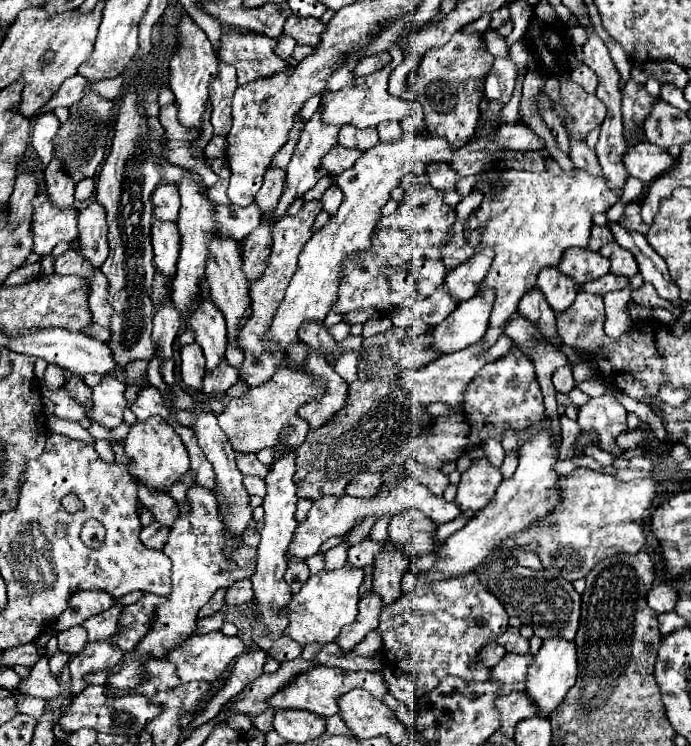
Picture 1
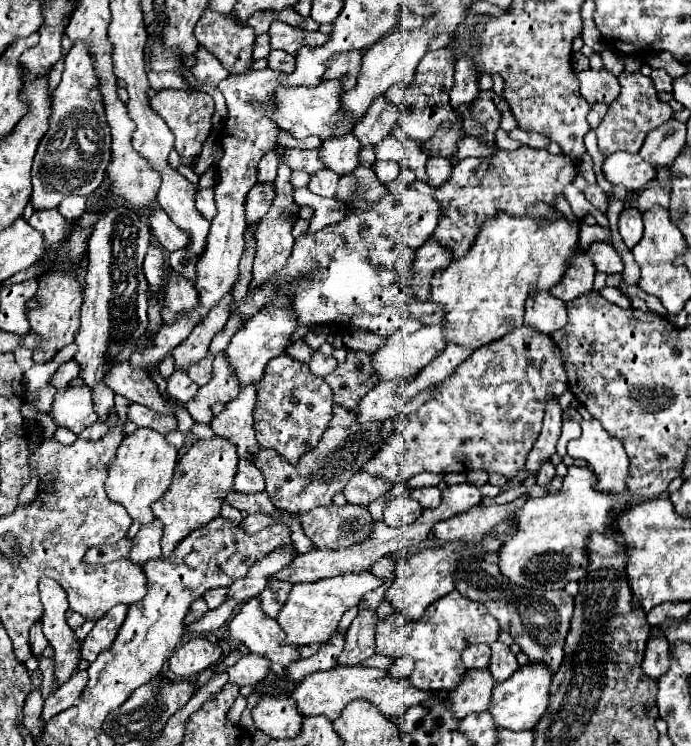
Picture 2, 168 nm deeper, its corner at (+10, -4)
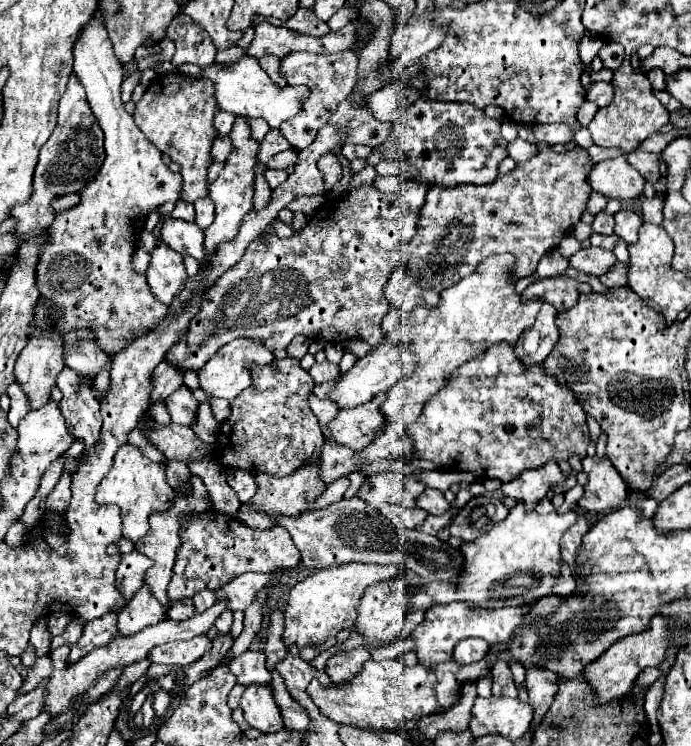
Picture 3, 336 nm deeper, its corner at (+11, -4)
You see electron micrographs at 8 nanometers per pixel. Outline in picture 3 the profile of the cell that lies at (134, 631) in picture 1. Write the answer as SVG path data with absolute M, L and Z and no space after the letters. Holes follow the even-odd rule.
M108 613L108 615L100 617L100 619L88 621L84 625L84 631L82 631L82 637L78 639L78 643L74 643L70 647L68 663L78 661L80 657L88 655L92 649L98 649L98 647L108 645L118 635L116 621L118 621L118 615L116 613Z

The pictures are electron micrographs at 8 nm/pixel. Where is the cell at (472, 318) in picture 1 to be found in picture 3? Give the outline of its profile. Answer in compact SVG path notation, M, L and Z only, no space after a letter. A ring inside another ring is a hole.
M380 343L376 345L364 359L358 359L356 365L342 375L342 379L334 385L334 389L330 391L328 399L338 407L338 409L352 409L358 407L366 401L370 401L372 397L376 397L378 393L388 391L402 375L408 375L414 371L414 355L402 351L400 345L388 345L388 343Z

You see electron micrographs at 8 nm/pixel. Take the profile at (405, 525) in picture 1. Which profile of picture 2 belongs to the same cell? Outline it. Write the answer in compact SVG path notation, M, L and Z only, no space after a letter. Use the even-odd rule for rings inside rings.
M397 497L385 505L383 523L389 527L405 527L421 515L421 505L411 497Z

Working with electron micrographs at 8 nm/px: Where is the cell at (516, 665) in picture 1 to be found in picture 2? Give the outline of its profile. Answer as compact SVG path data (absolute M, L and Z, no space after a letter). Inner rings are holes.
M469 669L457 689L449 693L455 717L463 719L469 713L485 711L489 707L491 691L495 685L497 681L493 675L489 675L489 669Z

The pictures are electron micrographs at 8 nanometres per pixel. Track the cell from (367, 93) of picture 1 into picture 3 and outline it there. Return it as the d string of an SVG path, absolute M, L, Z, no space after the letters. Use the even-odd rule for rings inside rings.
M242 57L234 63L212 63L212 67L202 69L202 75L214 83L216 101L224 111L236 117L262 117L270 127L280 127L282 121L294 117L300 109L300 101L308 97L306 87L276 87L252 57Z

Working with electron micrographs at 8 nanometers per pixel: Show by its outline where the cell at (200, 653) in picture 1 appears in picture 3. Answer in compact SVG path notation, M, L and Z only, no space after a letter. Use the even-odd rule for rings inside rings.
M198 635L196 639L188 639L184 643L164 643L160 647L154 647L154 651L148 653L148 659L152 663L182 667L198 661L210 649L212 649L212 641L206 635Z

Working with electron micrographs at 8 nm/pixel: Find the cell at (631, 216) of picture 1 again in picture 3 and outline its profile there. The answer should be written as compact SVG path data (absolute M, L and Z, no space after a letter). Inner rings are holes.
M618 211L614 215L616 219L616 227L614 227L614 233L624 239L628 245L630 243L636 243L638 239L638 227L642 225L642 219L640 215L636 215L634 211Z

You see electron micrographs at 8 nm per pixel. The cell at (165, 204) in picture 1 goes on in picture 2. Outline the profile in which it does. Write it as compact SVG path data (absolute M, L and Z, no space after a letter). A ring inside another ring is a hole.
M155 207L151 209L149 213L149 227L155 235L155 239L169 251L177 251L177 249L183 249L189 241L189 235L185 235L185 231L181 231L177 225L171 223L169 215L165 211L161 211L161 207Z

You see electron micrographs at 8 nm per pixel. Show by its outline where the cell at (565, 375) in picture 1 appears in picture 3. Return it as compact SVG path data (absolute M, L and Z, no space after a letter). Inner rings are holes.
M546 463L542 469L524 471L516 481L502 483L500 491L504 497L512 497L524 507L534 507L542 497L546 497L552 483L564 483L564 473L556 463Z

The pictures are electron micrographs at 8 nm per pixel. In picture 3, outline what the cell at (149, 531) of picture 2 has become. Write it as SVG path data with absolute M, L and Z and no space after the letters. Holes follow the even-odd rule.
M138 551L122 555L122 561L116 569L116 587L124 591L124 599L132 599L136 591L144 585L144 571L152 567L152 561Z

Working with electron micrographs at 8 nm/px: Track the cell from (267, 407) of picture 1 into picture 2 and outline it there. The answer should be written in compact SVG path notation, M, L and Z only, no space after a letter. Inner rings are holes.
M213 435L211 439L197 439L189 453L177 463L173 483L165 495L153 503L153 513L157 519L163 521L165 531L161 539L163 555L169 555L169 551L175 549L175 545L189 535L189 531L199 529L207 525L211 519L219 517L221 497L233 487L233 475L237 473L237 445L231 443L227 437Z

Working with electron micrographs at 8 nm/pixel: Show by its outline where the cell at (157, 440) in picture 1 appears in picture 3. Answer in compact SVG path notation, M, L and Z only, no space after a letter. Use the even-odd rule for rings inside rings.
M122 445L114 457L112 469L106 473L102 483L96 489L96 503L98 505L118 505L122 509L122 537L136 543L148 531L148 517L152 513L168 511L172 507L174 491L166 483L164 475L166 467L162 463L154 463L144 457L136 447Z

